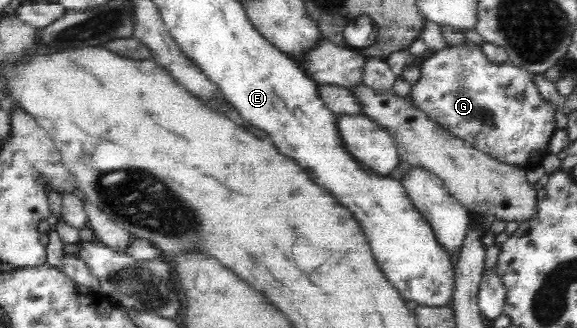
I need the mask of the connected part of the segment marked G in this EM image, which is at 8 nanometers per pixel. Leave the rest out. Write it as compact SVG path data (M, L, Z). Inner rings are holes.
M466 40L462 44L444 44L420 66L420 78L410 88L411 103L424 111L432 122L437 122L448 134L456 135L465 143L508 165L529 170L540 166L550 154L548 144L558 129L554 120L556 108L544 100L534 82L535 73L514 66L510 62L490 62L480 44Z

